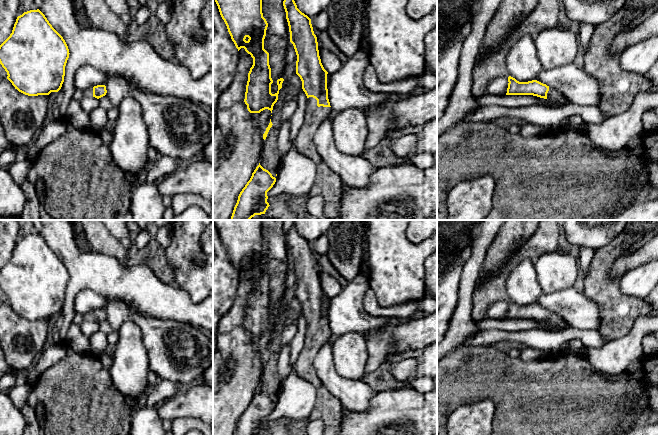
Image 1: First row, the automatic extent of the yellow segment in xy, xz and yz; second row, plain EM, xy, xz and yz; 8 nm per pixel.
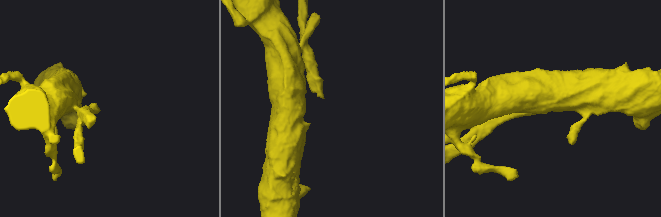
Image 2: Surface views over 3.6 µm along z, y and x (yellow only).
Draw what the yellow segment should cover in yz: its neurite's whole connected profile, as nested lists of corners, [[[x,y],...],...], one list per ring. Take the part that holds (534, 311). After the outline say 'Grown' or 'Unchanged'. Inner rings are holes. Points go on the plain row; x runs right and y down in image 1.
[[[509,300],[508,306],[506,319],[533,319],[564,329],[570,328],[568,323],[559,314],[549,311],[537,304],[519,306]]]. Grown

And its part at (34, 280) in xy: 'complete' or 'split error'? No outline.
complete

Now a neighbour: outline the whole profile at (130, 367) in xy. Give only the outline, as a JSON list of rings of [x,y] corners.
[[[131,321],[124,322],[118,342],[110,352],[113,363],[109,372],[113,385],[134,405],[143,403],[150,390],[147,384],[150,370],[139,326]]]

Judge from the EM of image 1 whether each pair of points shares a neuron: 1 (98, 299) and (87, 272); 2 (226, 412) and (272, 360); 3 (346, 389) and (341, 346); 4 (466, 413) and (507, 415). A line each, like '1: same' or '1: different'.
1: different
2: different
3: different
4: different

